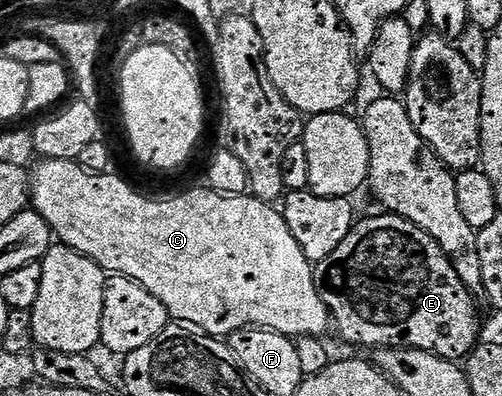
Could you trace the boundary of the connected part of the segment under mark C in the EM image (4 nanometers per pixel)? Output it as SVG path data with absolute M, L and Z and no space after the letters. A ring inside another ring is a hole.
M47 159L38 162L37 172L31 175L31 207L47 221L54 236L64 246L83 253L91 261L95 261L106 273L126 275L129 279L139 281L143 289L147 289L169 310L170 320L186 324L198 331L206 331L209 335L228 337L235 331L242 331L244 327L266 327L268 331L278 331L280 335L300 337L303 335L324 336L325 330L330 330L331 316L329 307L321 300L315 289L313 280L314 264L304 255L300 243L292 236L291 229L285 223L282 212L276 206L265 203L261 199L254 199L252 194L220 195L215 190L189 191L186 195L177 195L174 199L148 199L140 195L129 183L124 183L114 173L93 174L71 159Z

